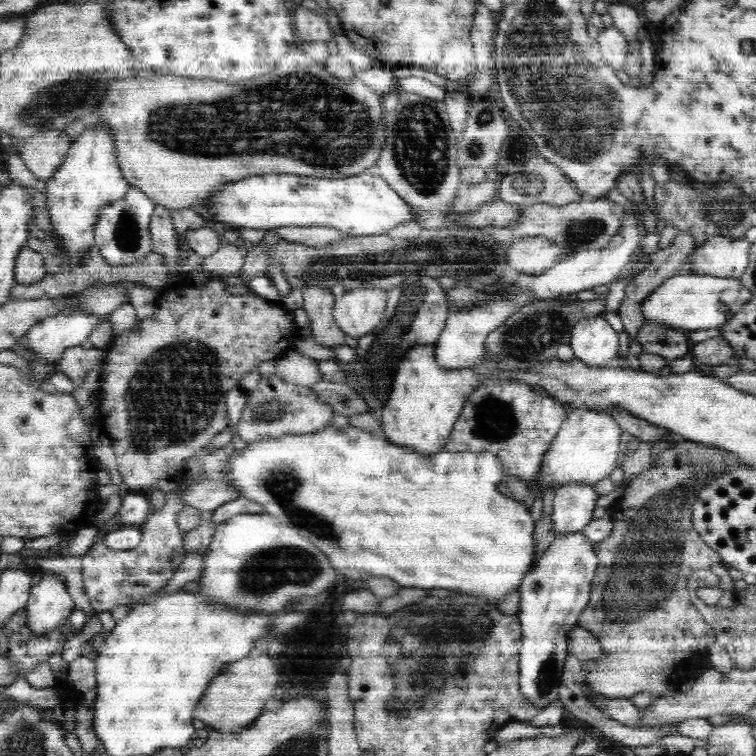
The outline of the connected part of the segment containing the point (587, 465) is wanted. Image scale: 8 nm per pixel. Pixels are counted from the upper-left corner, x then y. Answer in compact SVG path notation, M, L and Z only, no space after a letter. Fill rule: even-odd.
M570 410L561 425L548 454L542 456L542 490L548 486L558 488L571 484L572 481L576 484L594 485L612 474L612 470L618 466L620 438L624 432L610 413L601 410Z

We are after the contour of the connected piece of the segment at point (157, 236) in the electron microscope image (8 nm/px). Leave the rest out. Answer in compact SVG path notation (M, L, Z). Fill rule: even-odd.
M156 205L152 214L150 233L153 239L153 252L162 257L168 273L179 273L182 260L178 257L180 253L170 209Z

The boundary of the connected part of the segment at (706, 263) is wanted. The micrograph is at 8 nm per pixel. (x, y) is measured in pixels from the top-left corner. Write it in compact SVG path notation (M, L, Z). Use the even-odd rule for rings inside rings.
M716 236L704 245L693 248L688 267L698 275L718 278L740 278L750 262L750 246L745 238L728 239Z

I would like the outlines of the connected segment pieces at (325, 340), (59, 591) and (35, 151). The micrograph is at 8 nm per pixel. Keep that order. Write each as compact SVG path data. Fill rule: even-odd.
M306 285L301 291L304 296L303 309L311 322L311 338L329 348L345 344L347 334L337 326L333 317L335 297L331 289Z
M46 574L34 583L25 609L25 626L36 637L42 637L56 630L68 619L75 607L64 579L54 574Z
M47 130L36 133L22 144L22 159L36 181L48 182L64 163L71 140L66 131Z

